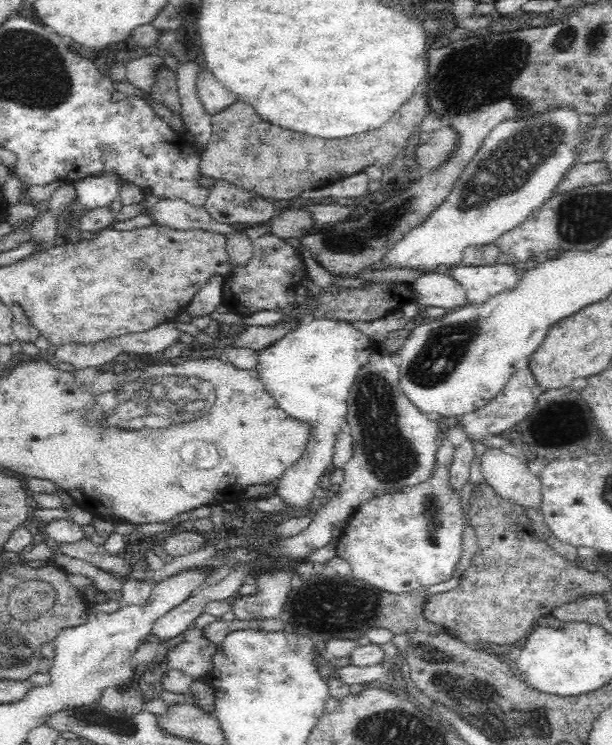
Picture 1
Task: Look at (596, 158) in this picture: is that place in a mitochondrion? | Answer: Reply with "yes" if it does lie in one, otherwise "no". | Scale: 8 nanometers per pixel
no

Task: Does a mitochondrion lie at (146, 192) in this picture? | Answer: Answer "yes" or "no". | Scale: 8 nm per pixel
no

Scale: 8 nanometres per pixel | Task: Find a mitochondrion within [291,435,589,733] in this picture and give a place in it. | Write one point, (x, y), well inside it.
(431, 520)

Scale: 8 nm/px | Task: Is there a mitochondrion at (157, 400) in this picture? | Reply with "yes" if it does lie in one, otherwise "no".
yes

